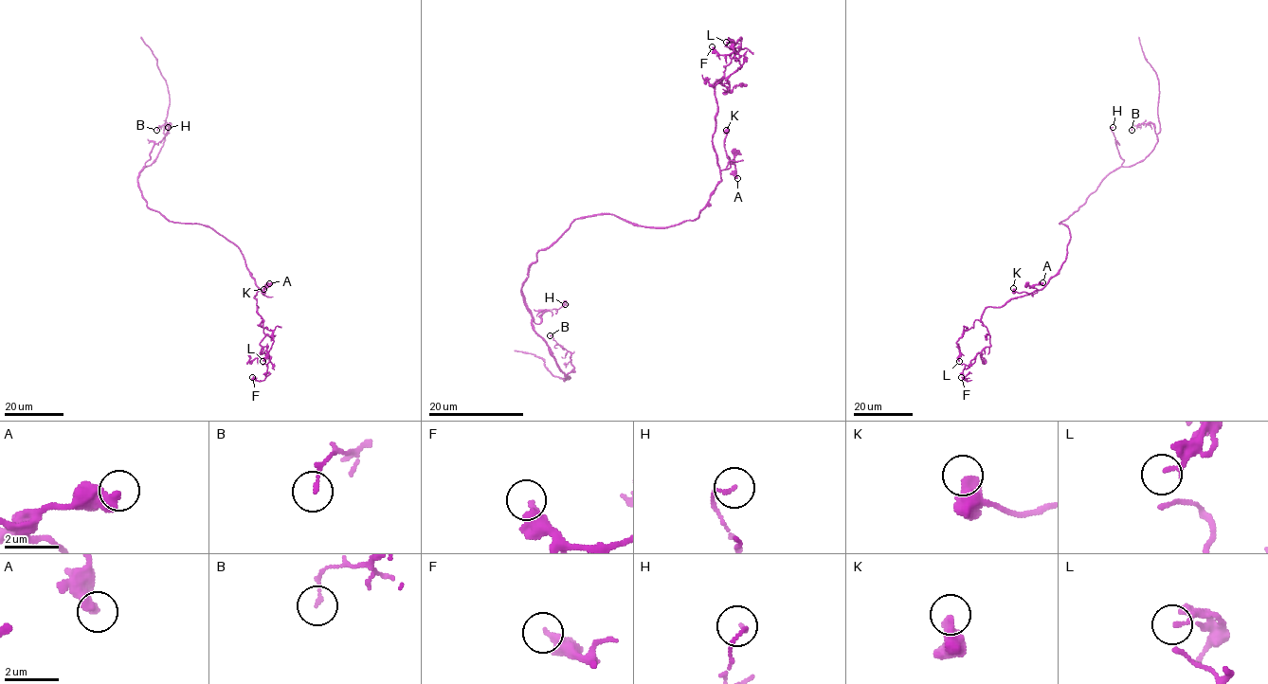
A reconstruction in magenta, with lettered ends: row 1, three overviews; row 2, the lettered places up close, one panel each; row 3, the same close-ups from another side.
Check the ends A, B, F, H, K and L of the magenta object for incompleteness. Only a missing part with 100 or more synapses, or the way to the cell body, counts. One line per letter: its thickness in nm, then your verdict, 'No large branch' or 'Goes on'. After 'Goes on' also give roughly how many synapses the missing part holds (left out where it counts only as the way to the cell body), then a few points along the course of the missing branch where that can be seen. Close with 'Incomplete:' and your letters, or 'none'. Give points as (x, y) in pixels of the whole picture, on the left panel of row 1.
A: Thickness 420 nm. No large branch
B: Thickness 130 nm. No large branch
F: Thickness 360 nm. No large branch
H: Thickness 120 nm. No large branch
K: Thickness 460 nm. No large branch
L: Thickness 170 nm. No large branch
Incomplete: none

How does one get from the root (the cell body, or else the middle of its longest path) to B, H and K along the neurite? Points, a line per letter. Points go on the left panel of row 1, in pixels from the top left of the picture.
B: (192, 224), (172, 222), (149, 208), (139, 188), (139, 173), (155, 158), (171, 124), (162, 124), (156, 130)
H: (192, 224), (172, 222), (149, 208), (139, 188), (139, 173), (150, 159), (153, 146), (166, 135), (168, 127)
K: (192, 224), (208, 225), (231, 242), (240, 250), (246, 269), (263, 294), (263, 289)

